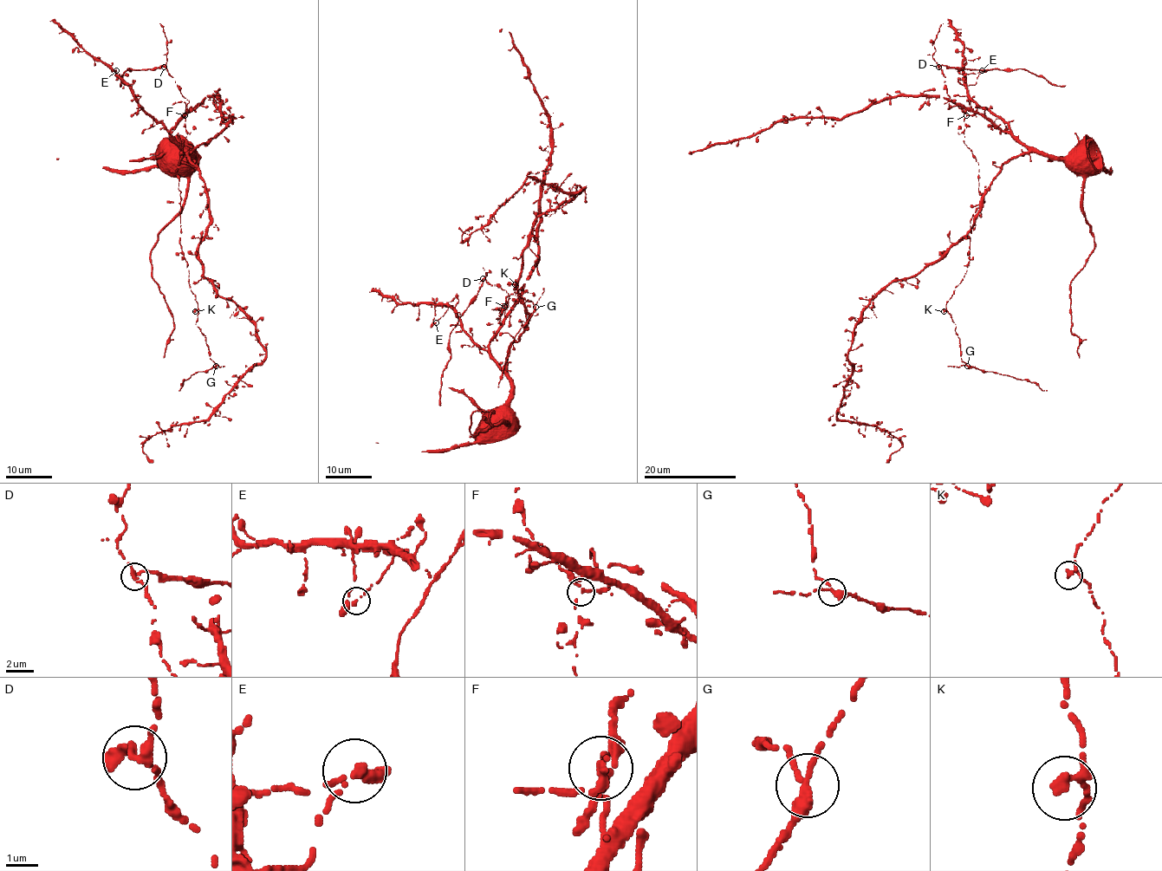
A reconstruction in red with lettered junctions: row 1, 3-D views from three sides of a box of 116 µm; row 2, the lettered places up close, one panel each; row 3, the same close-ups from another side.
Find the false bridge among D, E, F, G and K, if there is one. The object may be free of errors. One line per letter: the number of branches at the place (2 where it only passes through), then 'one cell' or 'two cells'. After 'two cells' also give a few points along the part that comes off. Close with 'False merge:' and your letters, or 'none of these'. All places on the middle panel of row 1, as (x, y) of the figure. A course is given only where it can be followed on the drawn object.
D: 3 branches meet; two cells; foreign part runs (483, 278), (476, 298), (450, 334), (450, 360), (441, 377), (439, 406)
E: 3 branches meet; one cell
F: 2 branches meet; one cell
G: 3 branches meet; one cell
K: 2 branches meet; one cell
False merge: D

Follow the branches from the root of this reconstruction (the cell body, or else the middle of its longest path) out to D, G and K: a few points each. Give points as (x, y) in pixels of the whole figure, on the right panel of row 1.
D: (1011, 159), (1023, 155), (1028, 149), (980, 114), (967, 114), (950, 98), (944, 82), (944, 76), (938, 67)
G: (1011, 159), (1028, 149), (966, 115), (983, 200), (946, 310), (967, 366)
K: (1011, 159), (1028, 149), (966, 115), (983, 200), (967, 271), (944, 311)

